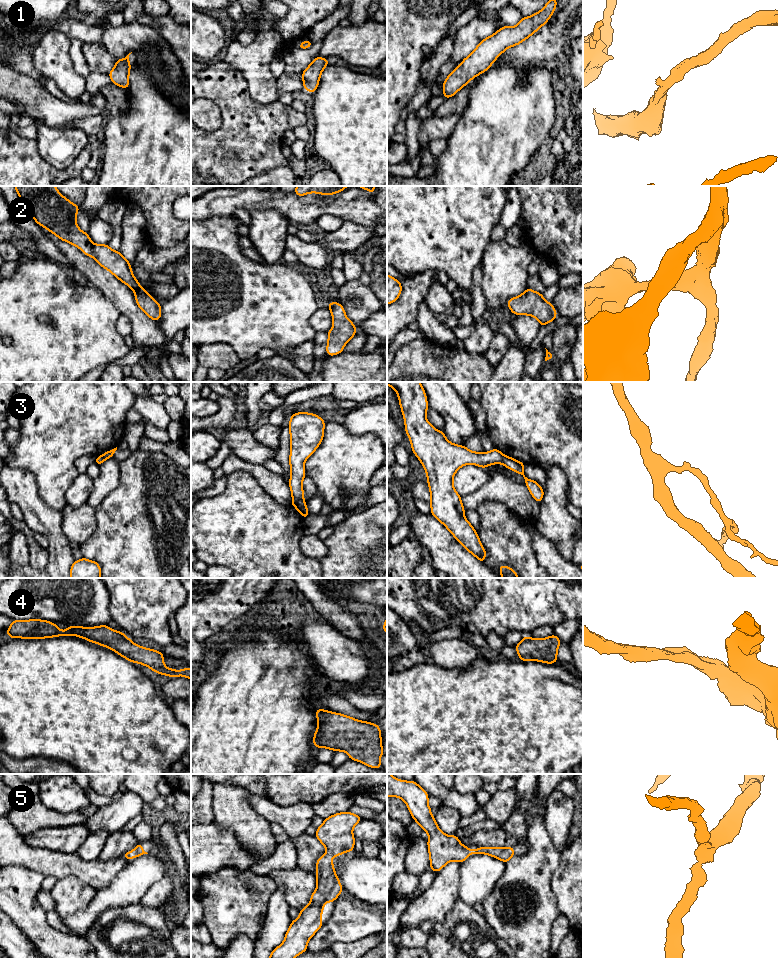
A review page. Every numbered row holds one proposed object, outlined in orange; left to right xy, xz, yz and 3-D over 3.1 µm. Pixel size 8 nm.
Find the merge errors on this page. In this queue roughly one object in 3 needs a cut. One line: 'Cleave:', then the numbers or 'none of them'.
Cleave: 3

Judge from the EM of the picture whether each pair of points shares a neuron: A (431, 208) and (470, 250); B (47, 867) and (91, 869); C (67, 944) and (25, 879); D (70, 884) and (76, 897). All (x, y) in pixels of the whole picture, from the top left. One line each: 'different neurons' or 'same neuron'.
A: same neuron
B: same neuron
C: same neuron
D: same neuron

